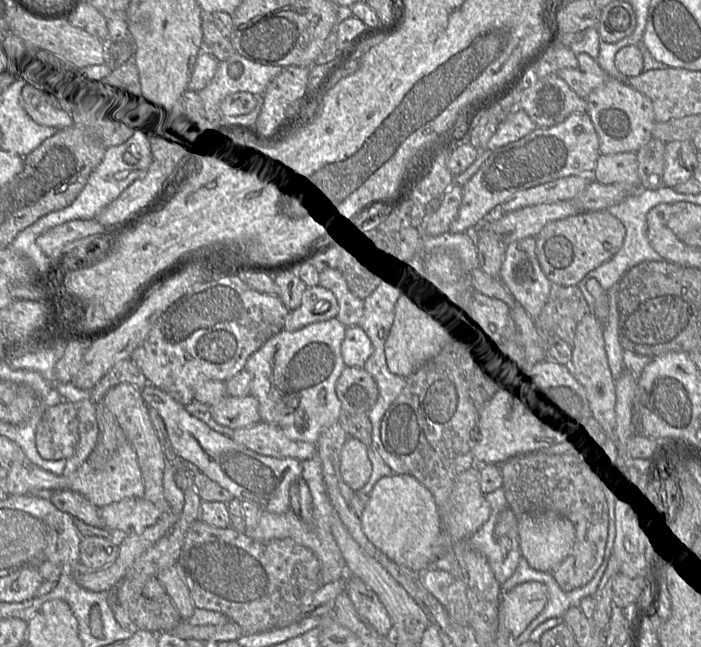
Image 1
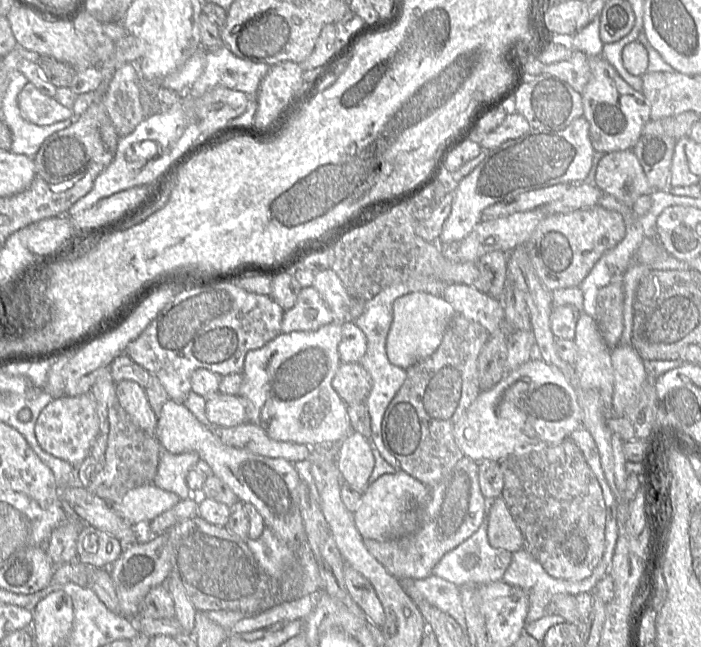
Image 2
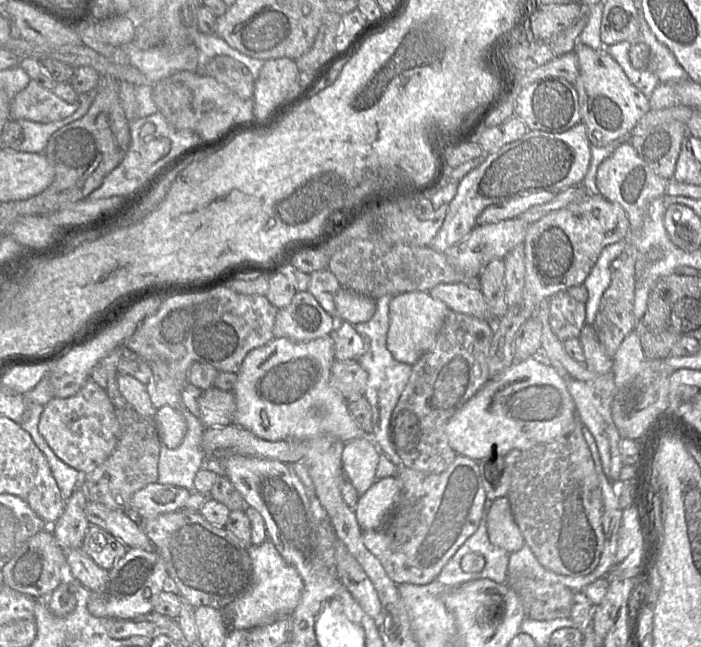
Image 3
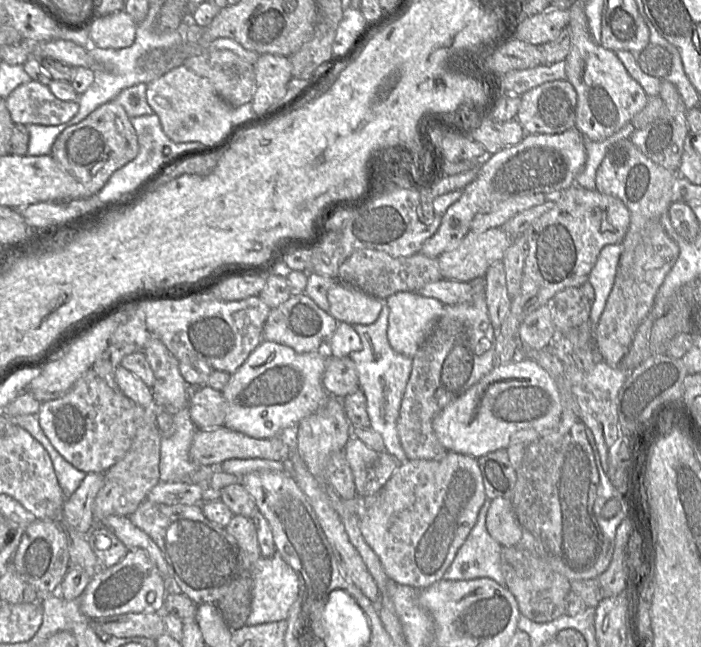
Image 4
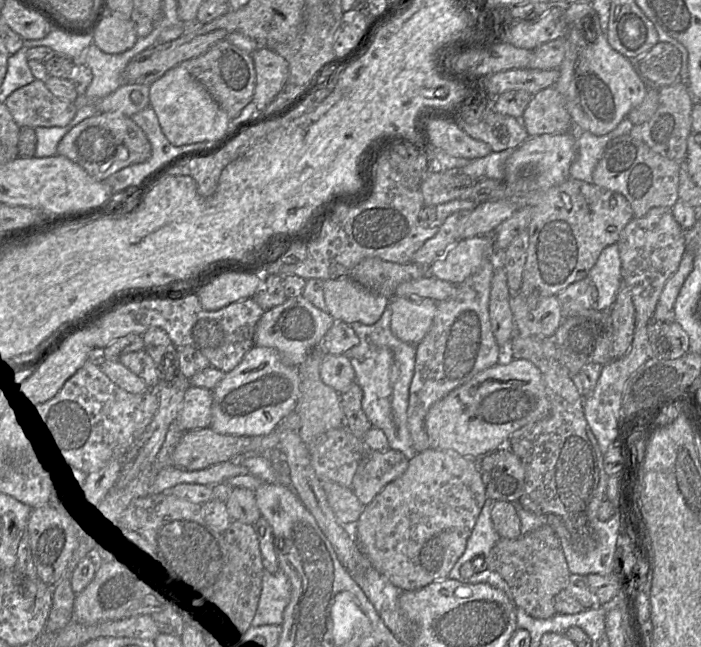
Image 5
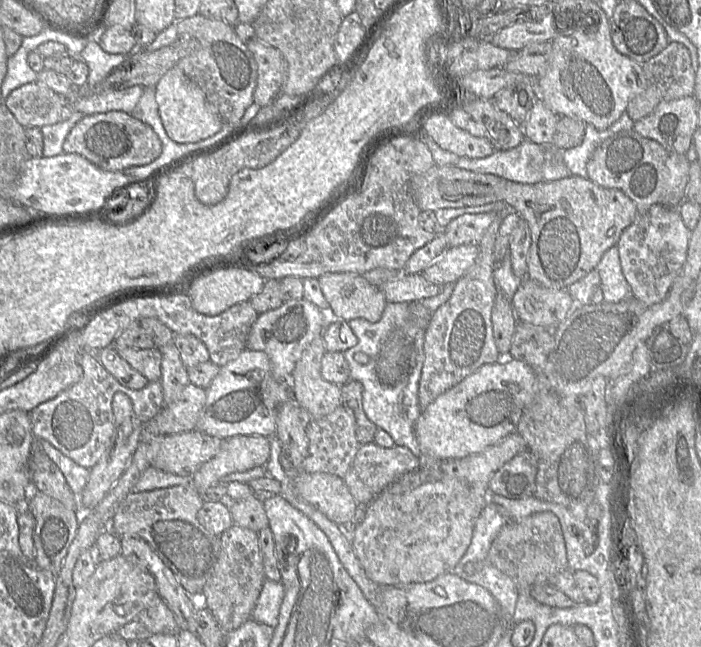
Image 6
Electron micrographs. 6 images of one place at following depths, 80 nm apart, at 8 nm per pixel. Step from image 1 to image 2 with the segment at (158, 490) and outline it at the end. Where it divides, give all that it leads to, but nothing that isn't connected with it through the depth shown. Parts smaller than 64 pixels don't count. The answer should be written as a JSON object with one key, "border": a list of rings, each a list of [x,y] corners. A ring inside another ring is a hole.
{"border":[[[131,380],[116,383],[116,396],[132,422],[148,435],[155,436],[157,417],[151,408],[145,389]]]}

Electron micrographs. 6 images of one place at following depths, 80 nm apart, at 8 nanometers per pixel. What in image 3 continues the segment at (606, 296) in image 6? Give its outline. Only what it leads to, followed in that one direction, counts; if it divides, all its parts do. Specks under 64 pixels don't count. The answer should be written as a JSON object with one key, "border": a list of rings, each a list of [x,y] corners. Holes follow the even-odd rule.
{"border":[[[621,240],[605,247],[583,283],[588,291],[588,299],[585,302],[587,324],[594,324],[602,295],[611,283],[611,264],[620,256],[625,246],[625,240]]]}

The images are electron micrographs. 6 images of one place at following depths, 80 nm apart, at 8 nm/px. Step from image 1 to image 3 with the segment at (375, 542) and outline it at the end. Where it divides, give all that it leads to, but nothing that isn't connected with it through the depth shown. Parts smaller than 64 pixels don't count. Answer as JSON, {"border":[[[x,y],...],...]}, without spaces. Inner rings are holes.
{"border":[[[397,476],[376,480],[359,496],[353,509],[361,530],[377,530],[384,527],[399,502],[400,494],[401,482]]]}

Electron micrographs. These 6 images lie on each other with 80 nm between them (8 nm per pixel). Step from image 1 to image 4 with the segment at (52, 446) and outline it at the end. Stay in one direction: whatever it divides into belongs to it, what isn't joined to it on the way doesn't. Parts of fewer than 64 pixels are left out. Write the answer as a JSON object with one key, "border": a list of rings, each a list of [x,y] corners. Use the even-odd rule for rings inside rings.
{"border":[[[91,368],[59,399],[42,402],[40,426],[53,447],[76,469],[104,473],[130,449],[146,408],[113,390]]]}

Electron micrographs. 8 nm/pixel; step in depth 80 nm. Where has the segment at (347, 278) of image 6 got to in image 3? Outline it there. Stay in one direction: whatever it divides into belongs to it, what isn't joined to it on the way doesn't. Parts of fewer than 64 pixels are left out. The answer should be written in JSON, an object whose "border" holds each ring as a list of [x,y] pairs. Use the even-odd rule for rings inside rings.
{"border":[[[341,287],[334,296],[337,319],[352,325],[367,322],[375,313],[376,300]]]}

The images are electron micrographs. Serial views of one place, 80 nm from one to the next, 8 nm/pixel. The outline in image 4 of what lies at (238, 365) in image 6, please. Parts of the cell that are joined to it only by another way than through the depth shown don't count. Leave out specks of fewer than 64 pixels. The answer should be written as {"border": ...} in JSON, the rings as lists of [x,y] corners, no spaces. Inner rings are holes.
{"border":[[[262,341],[246,361],[233,373],[222,390],[226,403],[224,426],[257,439],[278,437],[284,430],[294,430],[304,418],[320,410],[329,398],[323,386],[323,374],[327,361],[325,349],[297,353],[292,348],[272,341]]]}

